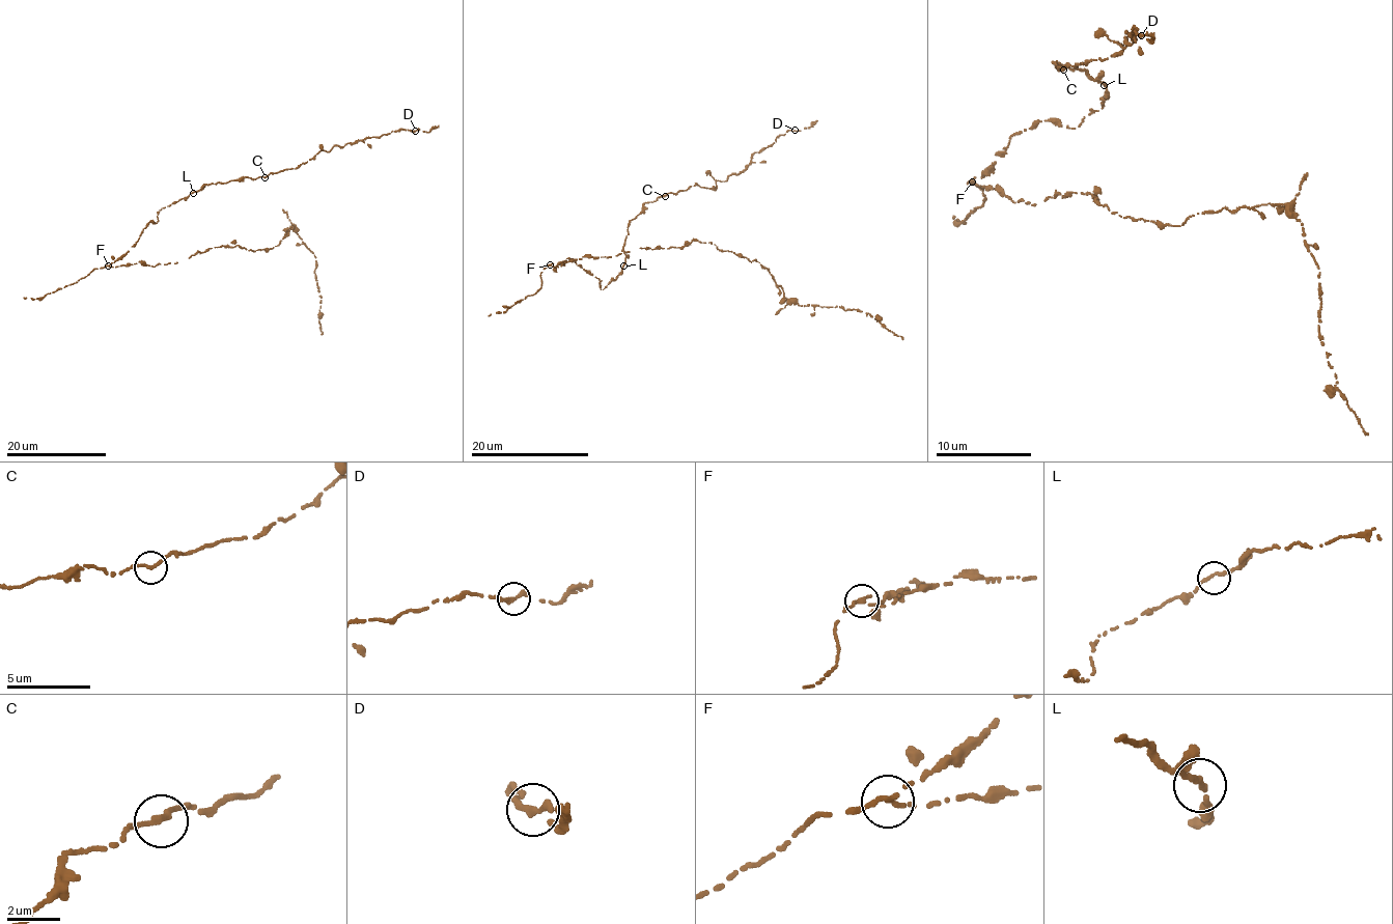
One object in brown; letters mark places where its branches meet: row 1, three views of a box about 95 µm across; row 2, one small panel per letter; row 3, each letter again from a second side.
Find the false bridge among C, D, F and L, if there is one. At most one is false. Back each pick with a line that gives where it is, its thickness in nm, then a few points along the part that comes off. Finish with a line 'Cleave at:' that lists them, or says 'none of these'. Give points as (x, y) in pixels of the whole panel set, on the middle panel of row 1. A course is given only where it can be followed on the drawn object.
F: (550, 264) | 300 nm
Cleave at: F

